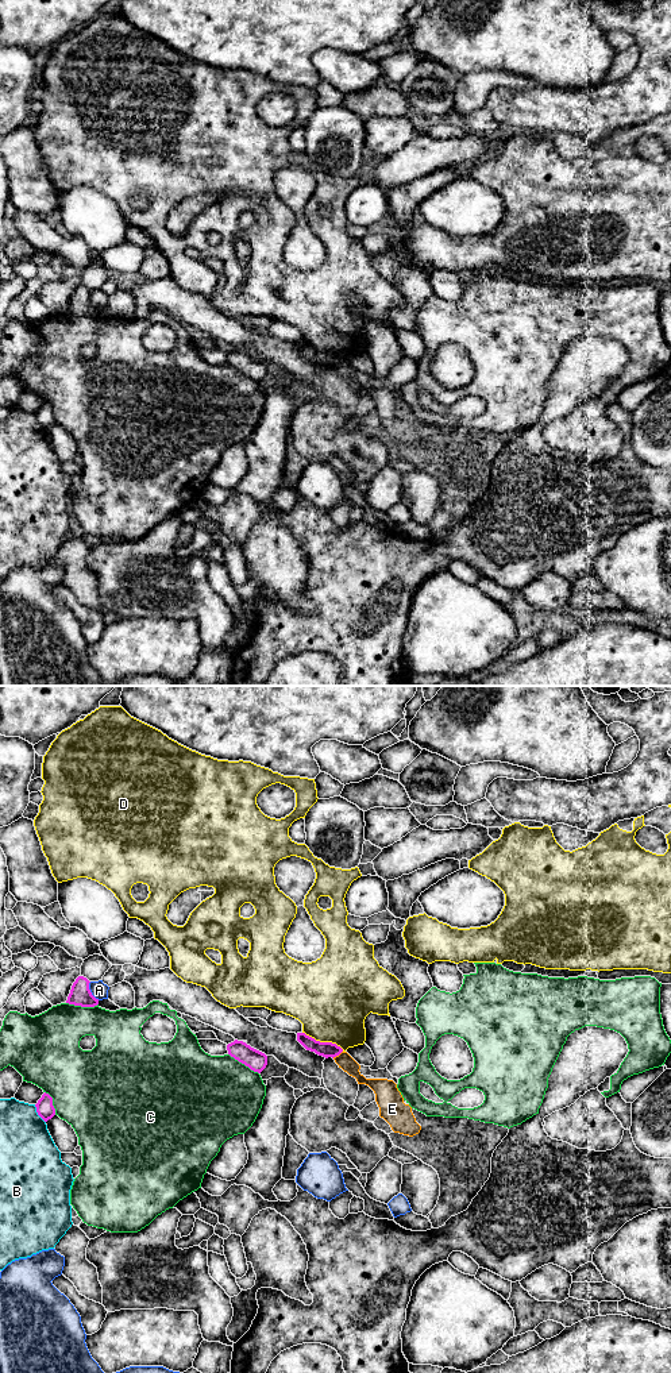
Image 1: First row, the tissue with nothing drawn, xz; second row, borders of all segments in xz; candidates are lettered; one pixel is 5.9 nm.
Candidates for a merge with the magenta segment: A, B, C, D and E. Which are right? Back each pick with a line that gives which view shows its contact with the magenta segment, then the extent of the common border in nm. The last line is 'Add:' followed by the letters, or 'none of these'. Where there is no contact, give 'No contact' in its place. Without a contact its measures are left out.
Add: none of these

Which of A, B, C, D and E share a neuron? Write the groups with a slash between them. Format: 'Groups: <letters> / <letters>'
Groups: A / B / C / D / E

